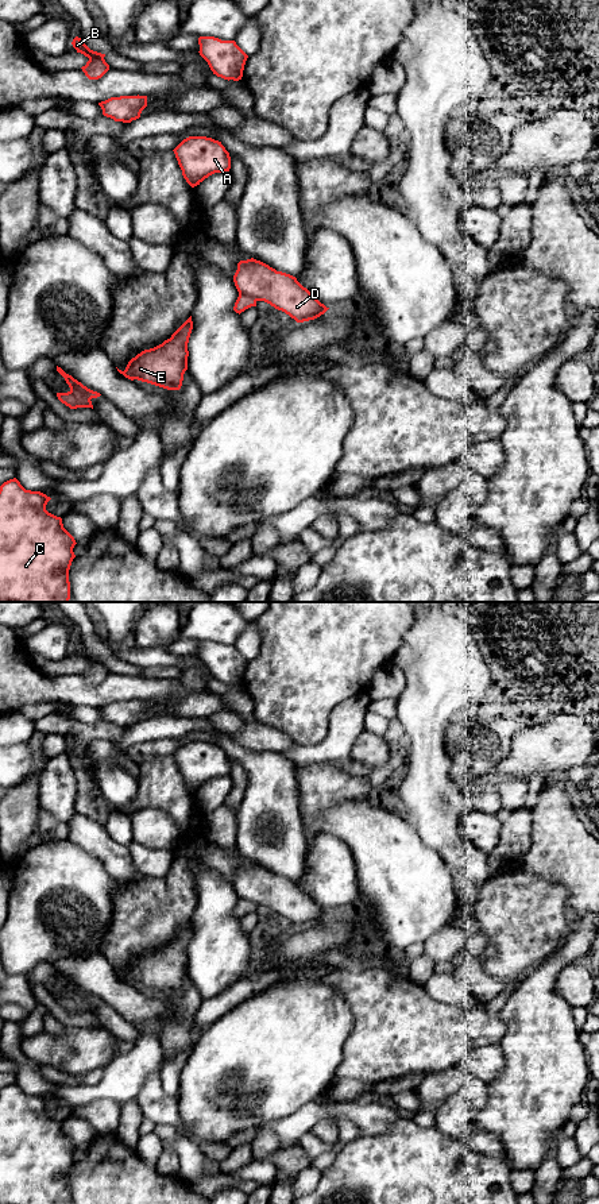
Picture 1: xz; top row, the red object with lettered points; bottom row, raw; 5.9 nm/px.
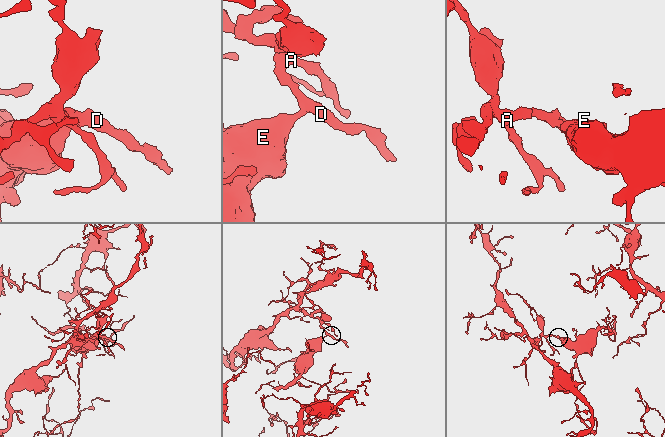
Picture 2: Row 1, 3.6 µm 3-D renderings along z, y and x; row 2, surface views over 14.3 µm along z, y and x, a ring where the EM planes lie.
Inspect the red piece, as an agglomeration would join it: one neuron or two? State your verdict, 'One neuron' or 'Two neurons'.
Two neurons

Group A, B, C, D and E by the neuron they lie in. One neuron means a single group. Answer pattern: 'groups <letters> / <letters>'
groups A B D / C E

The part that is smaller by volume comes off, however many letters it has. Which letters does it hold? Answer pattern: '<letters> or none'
C, E

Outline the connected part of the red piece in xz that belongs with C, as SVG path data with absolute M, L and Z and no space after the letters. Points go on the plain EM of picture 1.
M16 1083L0 1091L0 1204L70 1204L69 1174L76 1162L73 1153L77 1147L63 1132L62 1123L46 1115L46 1110L50 1104L50 1101L40 1096L26 1095Z

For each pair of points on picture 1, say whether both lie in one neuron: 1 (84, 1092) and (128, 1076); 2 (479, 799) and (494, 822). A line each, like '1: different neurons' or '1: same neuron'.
1: same neuron
2: different neurons

